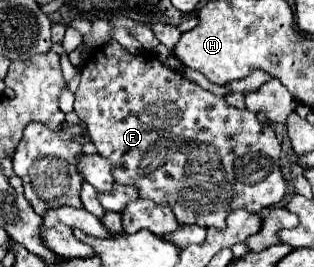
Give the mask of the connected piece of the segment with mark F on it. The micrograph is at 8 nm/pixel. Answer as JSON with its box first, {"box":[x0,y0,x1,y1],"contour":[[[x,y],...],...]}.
{"box":[74,41,288,227],"contour":[[[112,41],[104,47],[100,47],[100,51],[96,51],[88,61],[86,65],[82,67],[82,77],[80,77],[80,87],[76,91],[76,103],[74,103],[74,113],[80,117],[82,123],[86,123],[86,129],[88,129],[88,135],[92,139],[92,143],[96,145],[98,153],[102,157],[108,157],[112,161],[112,175],[116,179],[116,183],[122,183],[122,185],[134,185],[140,193],[142,199],[152,199],[160,205],[168,205],[172,207],[178,223],[194,223],[194,225],[202,225],[202,227],[222,227],[226,223],[226,217],[230,211],[234,209],[240,209],[240,207],[248,207],[248,211],[260,211],[264,207],[272,207],[276,203],[282,201],[282,197],[286,195],[288,191],[288,181],[284,179],[282,175],[282,169],[280,169],[280,143],[274,135],[274,131],[270,129],[270,125],[262,125],[256,121],[254,113],[248,111],[248,109],[238,109],[238,107],[232,107],[226,103],[224,97],[218,97],[218,95],[212,95],[208,91],[204,91],[202,87],[198,87],[196,83],[184,79],[178,71],[172,71],[168,67],[164,67],[156,57],[152,57],[150,53],[142,53],[142,55],[136,55],[132,57],[120,43]]]}

